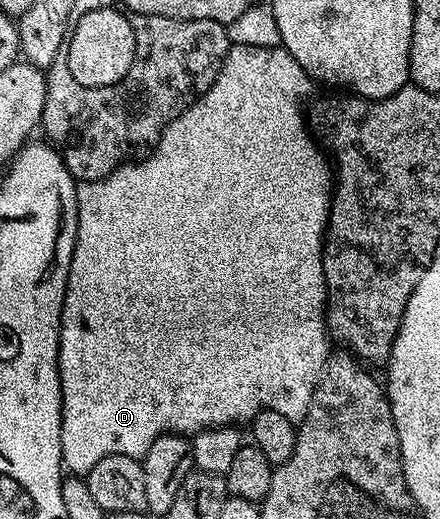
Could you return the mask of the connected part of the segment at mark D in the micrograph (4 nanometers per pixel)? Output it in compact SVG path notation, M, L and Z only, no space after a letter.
M232 44L232 46L231 46L231 48L230 48L230 50L228 50L228 51L227 51L227 57L226 57L226 58L225 58L225 62L224 62L224 63L223 63L223 65L222 65L222 66L221 66L221 70L220 70L220 71L219 71L219 73L218 73L218 74L217 74L217 78L216 78L216 79L215 79L215 81L214 81L214 82L213 82L213 86L209 86L209 90L205 90L205 94L201 94L201 95L200 95L200 96L198 96L198 98L196 98L196 100L195 100L195 101L193 101L193 102L192 102L192 104L191 104L191 105L190 105L190 106L189 106L189 107L188 107L188 108L187 108L187 109L185 109L185 111L183 111L183 112L182 112L182 114L181 114L181 115L180 115L180 116L178 116L178 117L177 117L177 118L173 118L173 122L169 122L169 126L168 126L168 127L167 127L167 129L166 129L166 130L164 130L164 132L163 132L163 133L162 133L162 134L161 134L161 138L160 138L160 139L159 139L159 145L158 145L158 146L157 146L157 147L156 147L156 148L155 148L155 149L154 149L154 150L153 150L153 151L151 151L151 154L150 154L150 156L148 156L148 157L146 157L146 158L140 158L140 159L138 159L138 160L136 160L136 161L134 161L134 162L128 162L128 163L126 163L126 164L123 164L123 165L121 165L121 167L119 167L119 168L115 168L115 169L114 169L114 170L113 170L113 171L111 171L111 173L109 173L109 174L108 174L108 176L106 176L106 177L105 177L105 178L101 178L101 179L100 179L100 180L85 180L85 181L82 181L82 183L80 183L80 184L79 184L79 185L78 185L78 187L77 187L77 214L78 214L78 215L79 215L79 217L78 217L78 218L77 218L77 238L76 238L76 239L75 239L75 249L74 249L74 250L73 250L73 258L72 258L72 259L71 259L71 265L70 265L70 266L69 266L69 278L68 278L68 279L67 279L67 289L66 289L66 290L65 290L65 302L64 302L64 303L63 303L63 313L62 313L62 314L61 314L61 322L60 322L60 323L59 323L59 377L60 377L60 378L61 378L61 398L62 398L62 399L63 399L63 417L62 417L62 418L61 418L61 454L62 454L62 455L63 455L63 467L64 467L64 469L66 469L66 471L67 471L67 472L68 472L68 473L71 473L71 474L86 474L86 472L88 472L88 471L89 471L89 470L93 470L93 466L97 466L97 462L101 462L101 458L109 458L109 457L110 457L110 456L112 456L112 455L113 455L113 454L125 454L125 455L126 455L126 456L133 456L133 457L136 457L136 458L141 458L141 457L143 457L143 455L145 455L145 453L146 453L146 452L147 452L147 451L148 451L148 450L149 450L149 446L153 446L153 442L154 442L154 441L155 441L155 439L157 439L157 438L158 438L158 437L159 437L159 436L161 436L161 435L163 435L163 433L165 433L165 432L178 432L178 433L180 433L180 434L194 434L194 433L196 433L196 432L203 432L203 431L205 431L205 429L207 429L207 428L225 428L225 427L228 427L228 426L235 426L235 425L239 425L239 426L243 426L243 425L246 425L246 424L247 424L247 423L248 423L248 422L249 422L249 421L250 421L250 420L252 420L252 419L253 419L253 418L254 418L254 416L255 416L255 415L257 415L257 414L258 414L258 412L263 412L263 411L265 411L265 410L266 410L266 409L267 409L267 408L268 408L268 409L269 409L269 410L277 410L277 414L285 414L285 418L289 418L289 419L290 419L290 420L294 420L294 421L296 421L296 422L298 422L298 421L300 421L300 420L302 420L302 419L303 419L303 416L304 416L304 415L305 415L305 413L307 413L307 411L308 411L308 410L309 410L309 402L310 402L310 401L311 401L311 399L312 399L312 398L313 398L313 390L314 390L314 389L315 389L315 387L316 387L316 386L317 386L317 382L318 382L318 381L319 381L319 376L320 376L320 375L321 375L321 374L322 374L322 373L323 373L323 368L324 368L324 366L326 366L326 365L327 365L327 357L328 357L328 355L329 355L329 347L328 347L328 348L327 348L327 344L328 344L328 345L329 345L329 333L328 333L328 330L327 330L327 326L326 326L326 323L325 323L325 313L326 313L326 310L327 310L327 287L326 287L326 286L325 286L325 270L324 270L324 269L323 269L323 238L324 238L324 236L326 236L326 234L327 234L327 219L328 219L328 218L329 218L329 214L330 214L330 213L331 213L331 197L332 197L332 195L333 195L333 168L332 168L332 165L331 165L331 164L330 164L330 163L329 163L329 160L328 160L328 157L327 157L327 156L326 156L326 155L325 155L325 152L324 152L324 149L323 149L323 148L322 148L322 147L320 147L320 145L319 145L319 144L318 144L318 143L317 143L317 140L316 140L316 137L315 137L315 136L314 136L314 135L313 135L313 132L312 132L312 129L311 129L311 128L310 128L310 127L309 127L309 120L308 120L308 117L307 117L307 116L306 116L306 115L305 115L305 112L304 112L304 116L303 116L303 99L305 99L305 98L306 98L306 96L307 96L307 95L309 95L309 94L310 94L310 92L311 92L311 87L313 87L313 81L312 81L312 79L311 79L311 76L310 76L310 75L309 75L309 74L308 74L308 72L307 72L307 71L305 71L305 69L303 69L303 67L301 67L301 66L300 66L300 64L299 64L299 63L297 63L297 62L296 62L296 60L295 60L295 59L294 59L294 58L293 58L293 54L289 54L289 53L288 53L288 52L287 52L287 51L285 51L285 50L284 50L284 48L283 48L283 47L282 47L282 46L280 46L280 47L278 47L278 48L270 48L270 47L269 47L269 46L241 46L241 45L240 45L240 44Z

